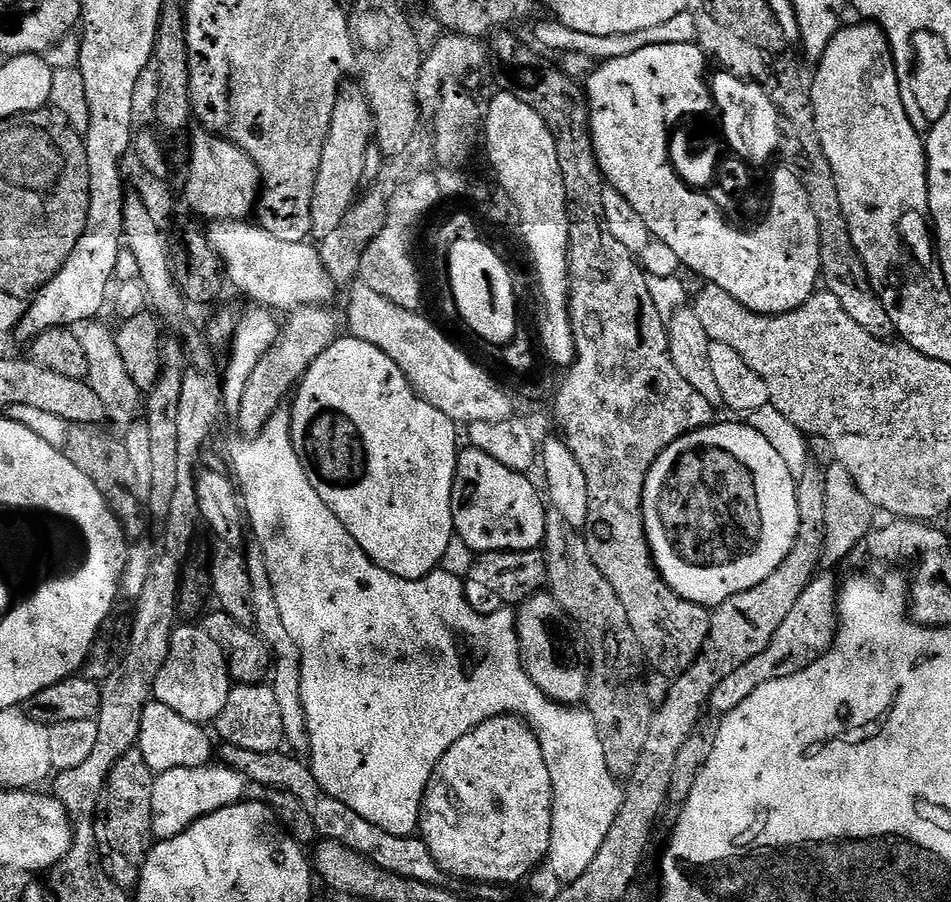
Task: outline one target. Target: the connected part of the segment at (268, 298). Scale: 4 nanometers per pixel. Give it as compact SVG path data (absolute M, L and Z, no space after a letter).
M248 220L211 221L206 231L211 245L224 263L227 281L248 295L253 303L276 312L331 303L328 301L333 298L336 285L313 243L283 241Z

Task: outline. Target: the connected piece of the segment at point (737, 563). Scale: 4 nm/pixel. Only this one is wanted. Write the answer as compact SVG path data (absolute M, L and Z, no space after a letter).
M716 422L707 428L686 434L675 440L670 446L666 446L666 450L662 450L662 454L658 454L654 466L650 466L644 487L644 529L648 535L652 559L656 562L656 568L660 571L661 578L679 596L695 604L703 604L709 610L726 602L726 598L730 598L734 594L742 594L742 590L750 590L754 586L758 586L758 582L770 578L770 574L774 574L774 570L778 570L778 566L782 566L782 558L786 558L786 554L790 554L790 546L794 546L794 538L798 534L800 519L798 518L796 482L797 477L793 476L791 470L786 466L786 462L782 462L778 458L778 452L774 450L774 446L770 446L770 442L766 442L766 438L762 438L762 434L758 434L758 430L748 427L744 422L740 422L740 424Z

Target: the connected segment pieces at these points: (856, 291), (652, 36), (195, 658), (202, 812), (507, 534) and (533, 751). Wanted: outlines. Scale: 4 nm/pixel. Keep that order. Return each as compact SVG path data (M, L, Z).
M782 46L782 50L772 56L762 48L762 68L754 66L754 74L737 74L737 77L756 83L769 95L777 108L782 137L779 155L784 155L783 163L791 168L794 174L798 174L798 182L802 182L806 198L810 198L810 210L814 210L814 218L818 218L823 287L832 292L838 302L842 302L842 310L846 310L846 314L850 314L850 318L854 318L854 322L858 322L862 330L879 340L888 340L894 332L890 314L886 314L886 306L882 306L878 294L872 289L866 266L850 238L850 226L846 226L846 214L842 214L842 202L838 198L834 170L830 170L822 138L818 138L812 93L806 80L800 77L800 68L792 54L793 49L790 46Z
M686 10L682 14L674 14L674 18L670 18L667 22L650 26L650 30L634 30L634 34L582 34L582 30L570 30L570 26L560 23L555 18L547 19L536 28L536 40L541 44L539 45L541 49L549 48L557 54L565 52L586 54L594 62L624 58L626 54L634 54L634 50L642 50L646 46L694 44L698 38L698 26L694 26L694 14Z
M177 627L172 634L170 654L152 684L152 696L159 703L170 706L170 710L182 714L182 718L204 726L207 720L208 723L215 721L216 716L222 714L222 706L226 706L226 698L230 698L233 687L228 663L218 642L214 642L203 627Z
M225 766L179 768L159 773L154 782L153 837L157 841L169 840L185 832L196 820L209 816L211 812L241 803L245 799L244 786L246 786L244 775Z
M468 446L456 457L456 473L452 487L452 526L455 535L466 546L470 546L473 553L486 552L531 552L539 549L544 542L544 531L548 525L546 504L536 493L536 488L527 479L525 473L515 472L502 462L494 462L490 454Z
M496 716L493 720L482 722L474 730L470 730L438 762L438 766L432 772L430 782L424 791L424 801L420 804L420 827L418 836L429 847L434 861L449 877L457 876L460 880L474 880L479 884L494 884L511 886L519 882L527 881L528 877L545 863L550 846L550 834L552 833L552 783L550 782L550 770L546 766L546 758L542 754L542 746L538 738L532 733L531 728L523 720L514 716Z

